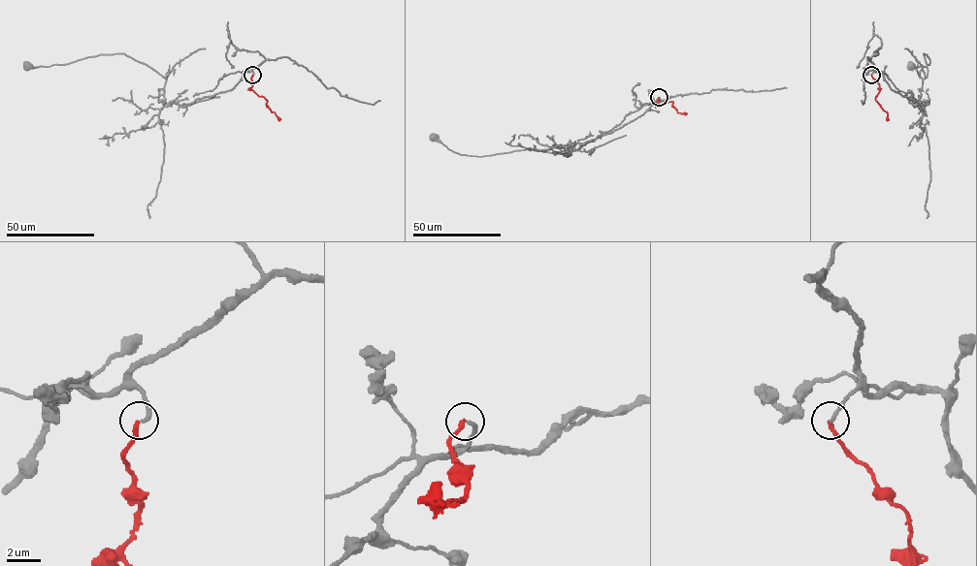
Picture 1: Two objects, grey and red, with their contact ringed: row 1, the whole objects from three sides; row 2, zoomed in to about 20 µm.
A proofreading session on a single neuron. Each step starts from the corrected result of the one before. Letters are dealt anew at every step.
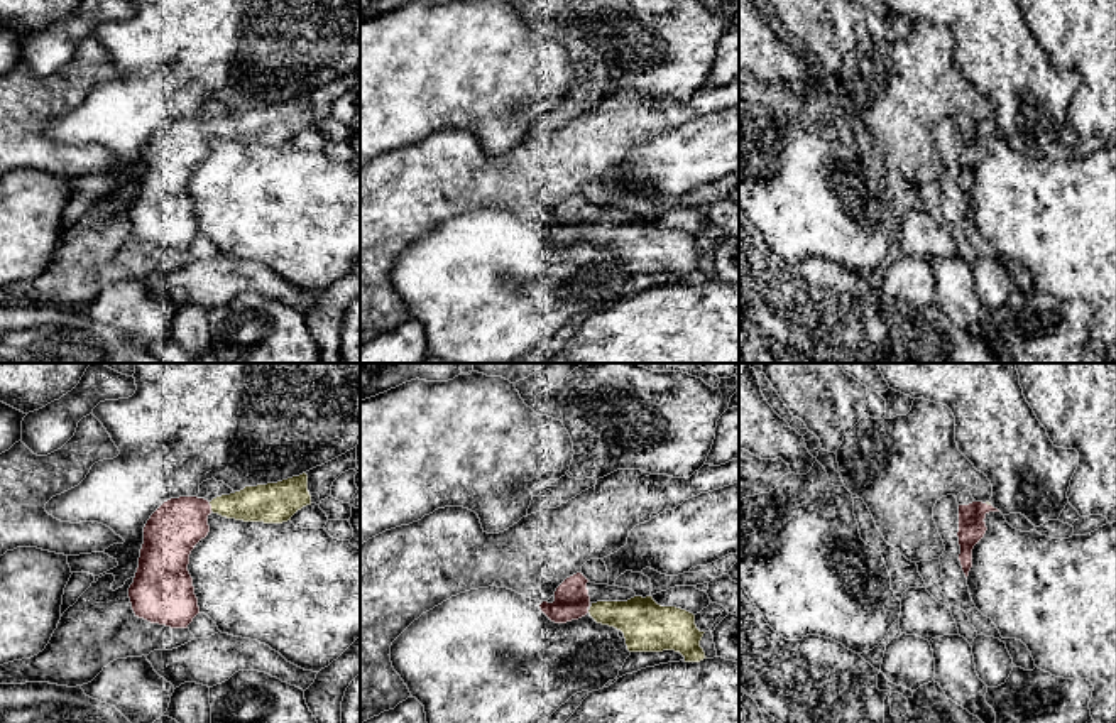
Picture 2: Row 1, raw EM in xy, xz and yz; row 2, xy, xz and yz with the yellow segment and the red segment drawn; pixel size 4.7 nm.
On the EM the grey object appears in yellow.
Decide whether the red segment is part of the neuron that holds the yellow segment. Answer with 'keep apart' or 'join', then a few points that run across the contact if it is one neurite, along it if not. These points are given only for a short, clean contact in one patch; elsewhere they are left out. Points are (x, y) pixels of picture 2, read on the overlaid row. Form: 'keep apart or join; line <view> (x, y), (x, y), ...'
join; line xy (264, 504), (212, 507), (191, 512), (173, 531)

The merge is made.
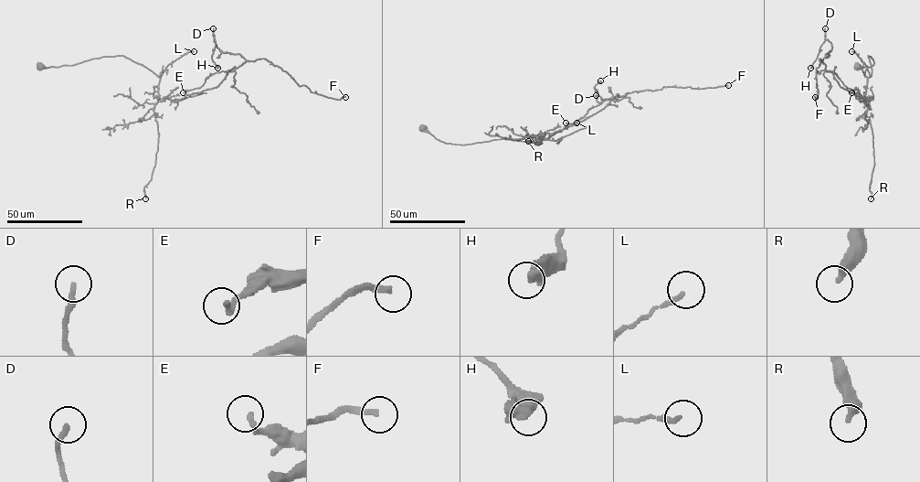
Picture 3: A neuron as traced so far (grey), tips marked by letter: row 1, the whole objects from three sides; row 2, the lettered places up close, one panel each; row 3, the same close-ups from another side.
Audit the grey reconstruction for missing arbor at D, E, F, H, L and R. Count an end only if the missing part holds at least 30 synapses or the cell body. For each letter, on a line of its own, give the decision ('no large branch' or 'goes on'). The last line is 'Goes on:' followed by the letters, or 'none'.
D: no large branch
E: no large branch
F: goes on
H: no large branch
L: no large branch
R: no large branch
Goes on: F

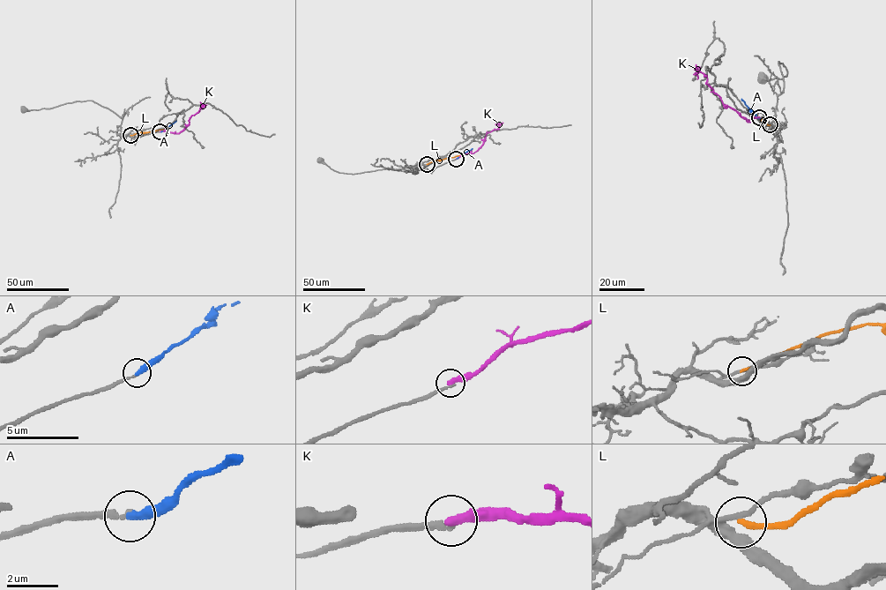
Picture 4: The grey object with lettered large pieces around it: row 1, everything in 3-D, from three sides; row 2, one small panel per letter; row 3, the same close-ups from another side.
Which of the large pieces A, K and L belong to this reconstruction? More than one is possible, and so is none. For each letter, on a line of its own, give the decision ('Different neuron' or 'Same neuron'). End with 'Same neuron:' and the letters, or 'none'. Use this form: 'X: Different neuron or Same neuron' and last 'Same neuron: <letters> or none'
A: Same neuron
K: Different neuron
L: Different neuron
Same neuron: A

